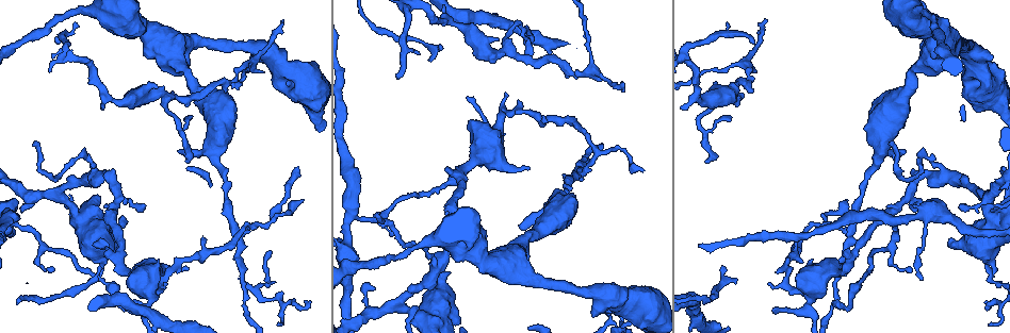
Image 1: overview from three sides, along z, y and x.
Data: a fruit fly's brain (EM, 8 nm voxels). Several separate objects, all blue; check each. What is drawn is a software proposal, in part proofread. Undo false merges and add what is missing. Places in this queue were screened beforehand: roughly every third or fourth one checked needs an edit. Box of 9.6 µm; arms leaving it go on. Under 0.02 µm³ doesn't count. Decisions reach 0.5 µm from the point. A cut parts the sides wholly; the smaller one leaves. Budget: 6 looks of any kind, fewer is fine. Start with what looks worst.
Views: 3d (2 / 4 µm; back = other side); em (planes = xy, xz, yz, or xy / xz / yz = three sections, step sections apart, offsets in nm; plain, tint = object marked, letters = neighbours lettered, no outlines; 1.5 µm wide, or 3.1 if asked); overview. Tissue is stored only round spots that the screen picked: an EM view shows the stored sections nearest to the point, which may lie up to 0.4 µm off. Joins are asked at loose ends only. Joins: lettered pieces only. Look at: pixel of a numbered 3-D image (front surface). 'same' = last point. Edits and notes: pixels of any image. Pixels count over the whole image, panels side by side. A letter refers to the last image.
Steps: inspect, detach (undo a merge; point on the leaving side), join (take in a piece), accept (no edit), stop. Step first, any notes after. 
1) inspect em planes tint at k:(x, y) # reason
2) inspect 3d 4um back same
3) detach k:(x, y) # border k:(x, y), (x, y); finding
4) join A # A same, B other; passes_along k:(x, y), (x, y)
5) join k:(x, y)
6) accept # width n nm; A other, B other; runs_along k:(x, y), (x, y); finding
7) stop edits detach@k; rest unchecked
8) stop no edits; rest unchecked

inspect em xz step 4 tint at 1:(994, 277) # an open end

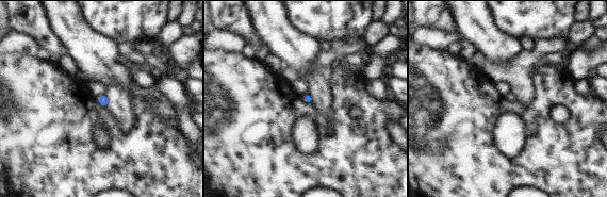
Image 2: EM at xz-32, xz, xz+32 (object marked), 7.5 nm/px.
inspect em planes letters same # cut it another way

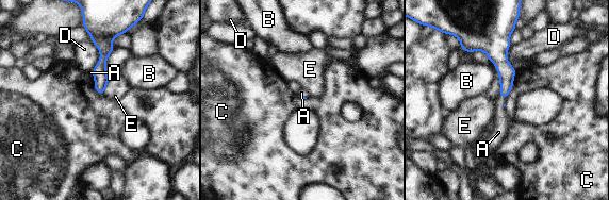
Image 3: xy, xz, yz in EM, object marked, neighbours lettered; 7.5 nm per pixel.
join A # A same, B other, C other, D other, E other; passes_along 3:(507, 72), (504, 98), (500, 120); it goes on there

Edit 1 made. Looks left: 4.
inspect 3d 4um at 1:(912, 271) # an open end

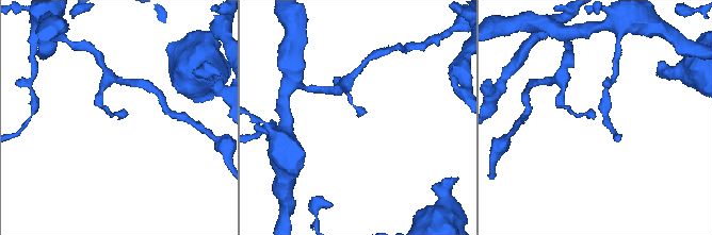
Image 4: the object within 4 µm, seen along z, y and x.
inspect em planes tint at 4:(119, 118)

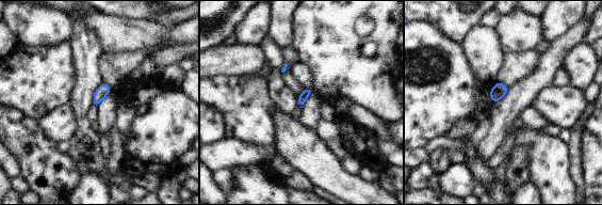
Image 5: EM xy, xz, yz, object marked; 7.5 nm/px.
inspect em planes letters same # what lies round it

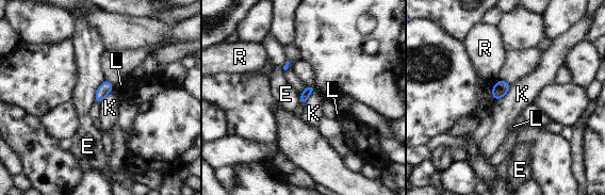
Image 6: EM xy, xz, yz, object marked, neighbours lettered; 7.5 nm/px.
accept # E other, K other, L other, R other; border 6:(511, 86), (503, 96), (495, 100); no lettered piece goes on from it

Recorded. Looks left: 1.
stop edits join@3; rest unchecked

